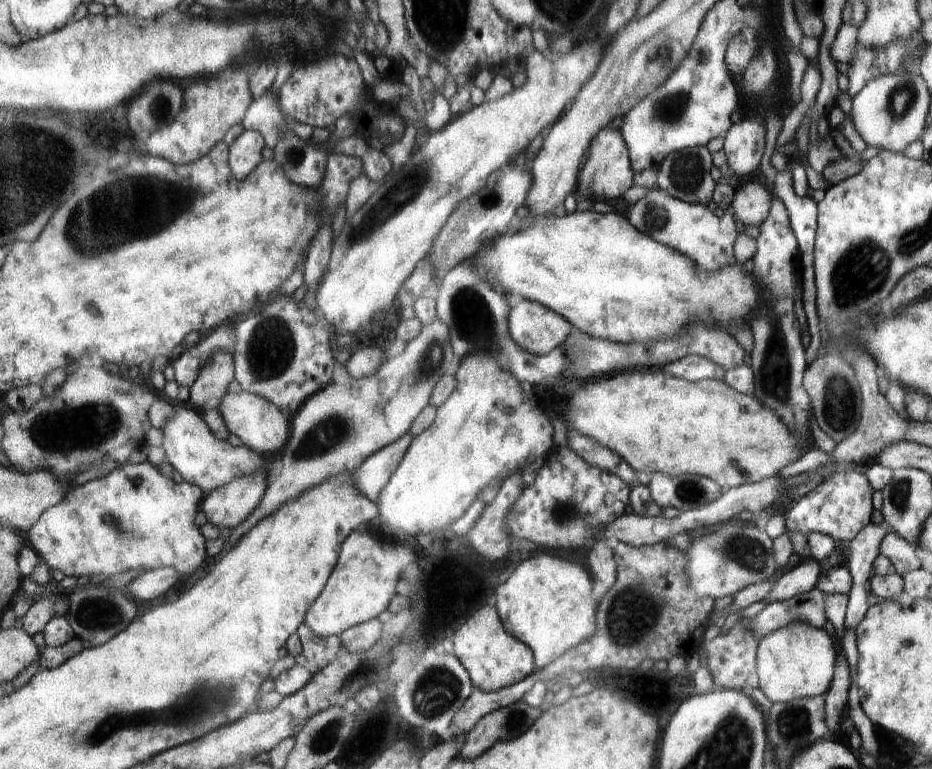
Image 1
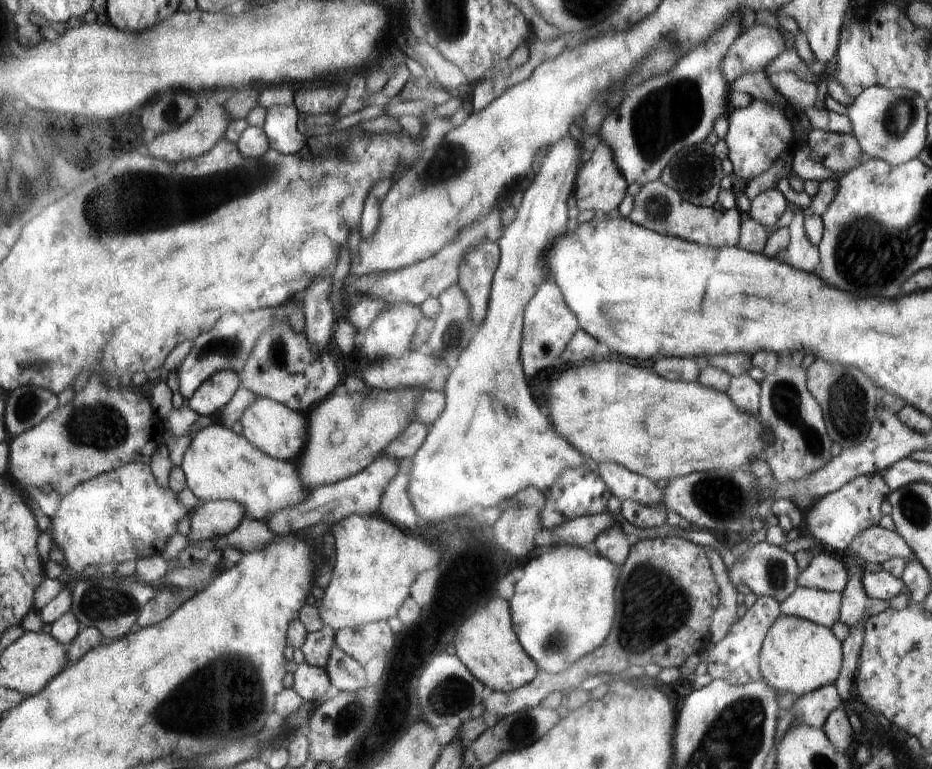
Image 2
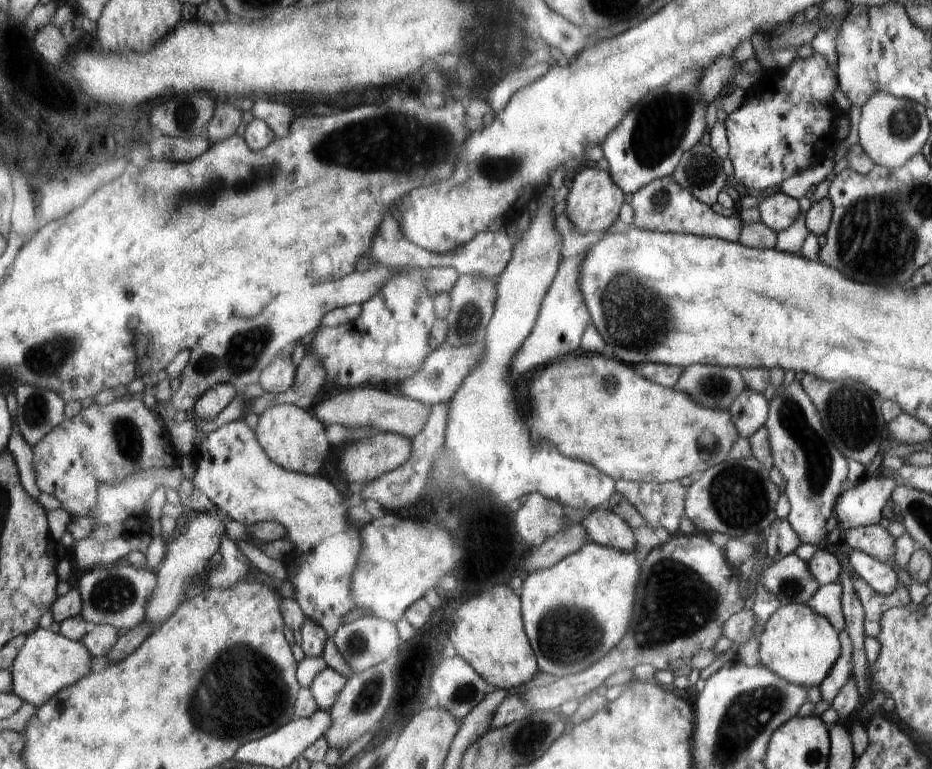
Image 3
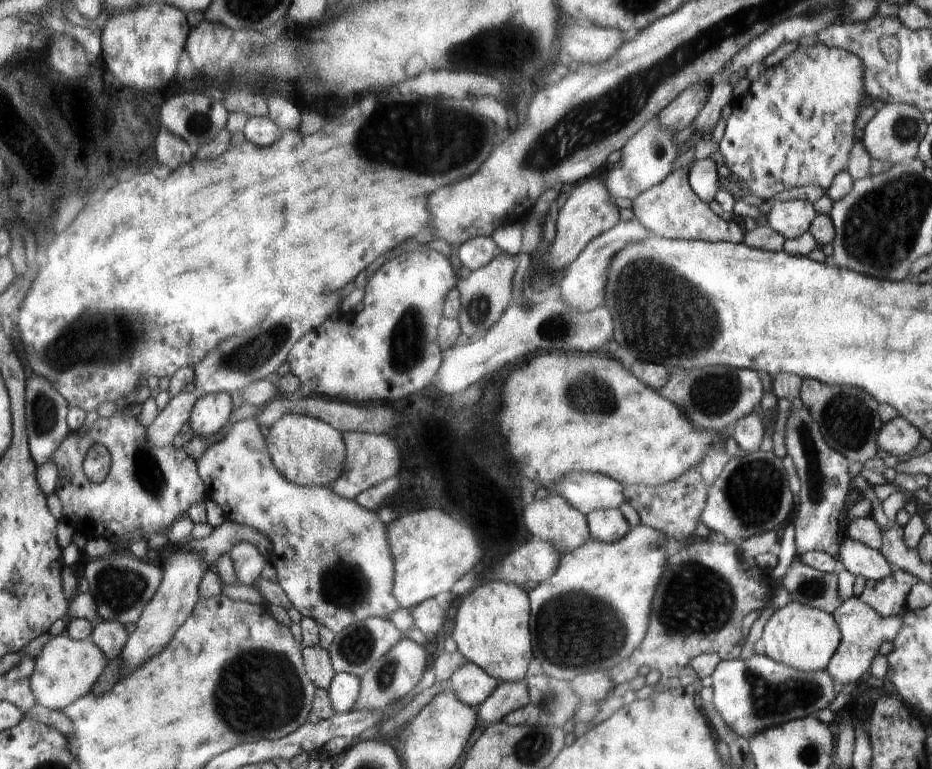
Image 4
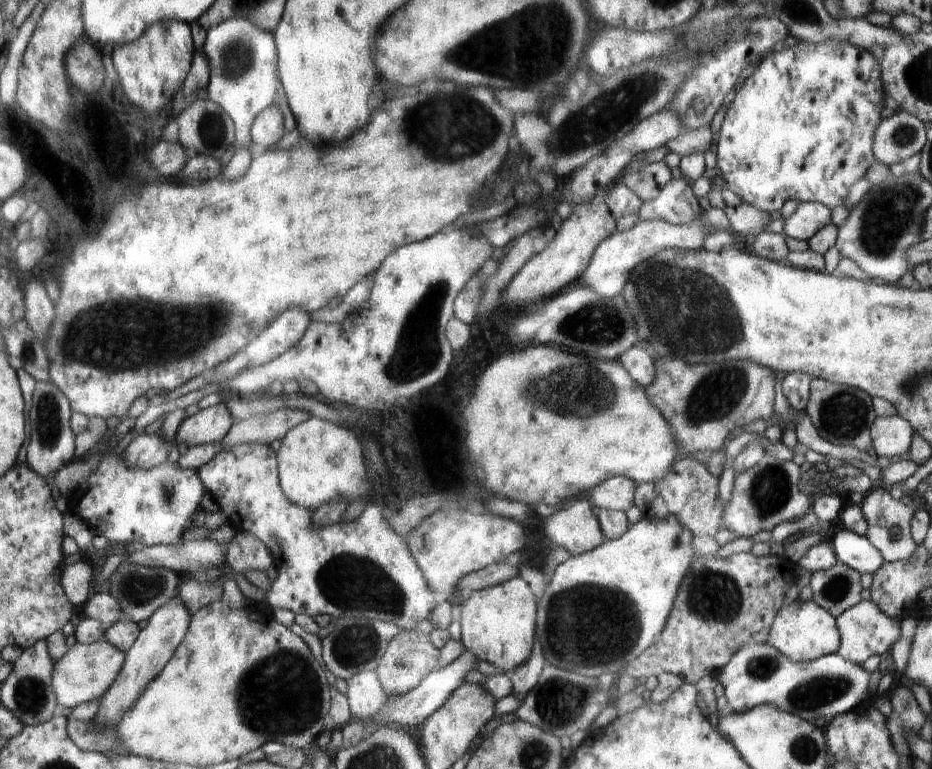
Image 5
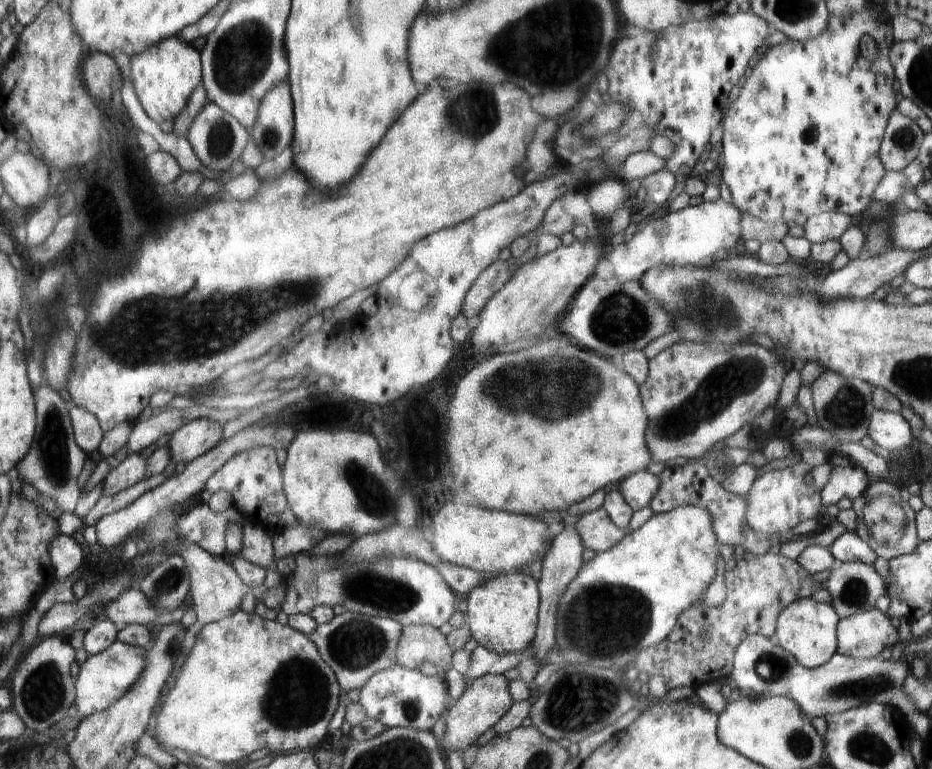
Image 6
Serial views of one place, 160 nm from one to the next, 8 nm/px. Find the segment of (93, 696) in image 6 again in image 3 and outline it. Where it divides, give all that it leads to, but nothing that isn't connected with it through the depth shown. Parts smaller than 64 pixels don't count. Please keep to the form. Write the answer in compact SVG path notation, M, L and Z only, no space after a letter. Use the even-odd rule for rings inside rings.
M38 629L30 633L26 644L10 669L14 675L15 692L25 702L38 708L68 689L78 684L83 678L92 674L93 654L84 641L75 641L61 632Z

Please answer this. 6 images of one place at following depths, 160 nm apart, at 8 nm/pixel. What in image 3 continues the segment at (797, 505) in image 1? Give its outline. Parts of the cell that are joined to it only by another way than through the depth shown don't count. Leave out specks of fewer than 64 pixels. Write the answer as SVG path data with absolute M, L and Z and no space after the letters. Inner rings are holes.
M870 475L862 484L856 488L847 488L844 494L841 494L838 501L835 514L838 517L839 528L846 532L848 529L861 527L864 525L878 525L880 520L886 515L886 502L891 497L892 492L897 488L898 482L893 478L879 478Z

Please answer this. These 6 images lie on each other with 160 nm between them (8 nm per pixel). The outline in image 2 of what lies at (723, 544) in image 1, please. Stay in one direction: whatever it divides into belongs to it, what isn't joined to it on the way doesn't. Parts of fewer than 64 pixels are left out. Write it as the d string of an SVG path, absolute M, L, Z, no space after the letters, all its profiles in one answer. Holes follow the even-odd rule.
M762 541L749 548L749 544L744 544L739 548L730 548L735 553L735 563L728 569L730 581L737 586L738 583L746 584L749 590L758 596L772 596L779 603L786 600L798 586L800 580L800 570L796 564L796 558L792 553L777 546Z

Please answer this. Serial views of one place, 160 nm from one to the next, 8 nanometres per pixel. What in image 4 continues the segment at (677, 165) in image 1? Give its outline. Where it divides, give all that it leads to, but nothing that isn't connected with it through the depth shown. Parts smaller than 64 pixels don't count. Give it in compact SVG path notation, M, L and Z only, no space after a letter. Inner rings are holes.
M712 158L696 159L689 171L689 183L698 196L705 202L714 201L719 190L717 164Z

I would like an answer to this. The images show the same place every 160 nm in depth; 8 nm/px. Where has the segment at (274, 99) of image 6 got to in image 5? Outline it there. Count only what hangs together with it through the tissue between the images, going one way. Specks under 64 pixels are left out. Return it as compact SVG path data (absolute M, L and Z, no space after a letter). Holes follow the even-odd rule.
M270 105L264 109L254 120L251 127L250 151L252 155L260 155L270 148L274 148L276 143L285 133L285 116L278 105Z

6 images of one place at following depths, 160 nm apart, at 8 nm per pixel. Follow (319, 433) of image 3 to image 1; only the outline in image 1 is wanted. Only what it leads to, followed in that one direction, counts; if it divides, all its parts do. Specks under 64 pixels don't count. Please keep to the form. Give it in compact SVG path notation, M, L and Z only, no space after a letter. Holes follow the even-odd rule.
M241 391L240 394L228 394L221 404L220 410L223 412L231 432L234 436L238 436L242 445L250 450L263 455L270 454L270 452L283 450L282 446L286 446L289 442L288 420L282 416L282 410L274 406L269 399Z

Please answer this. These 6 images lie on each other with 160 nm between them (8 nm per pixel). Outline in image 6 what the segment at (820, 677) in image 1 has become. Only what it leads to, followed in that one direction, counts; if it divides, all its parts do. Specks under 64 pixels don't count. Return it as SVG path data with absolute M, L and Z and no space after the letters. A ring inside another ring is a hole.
M799 598L788 604L776 624L778 638L775 640L807 669L818 668L830 661L837 652L837 624L841 619L830 603L819 603L812 598Z

